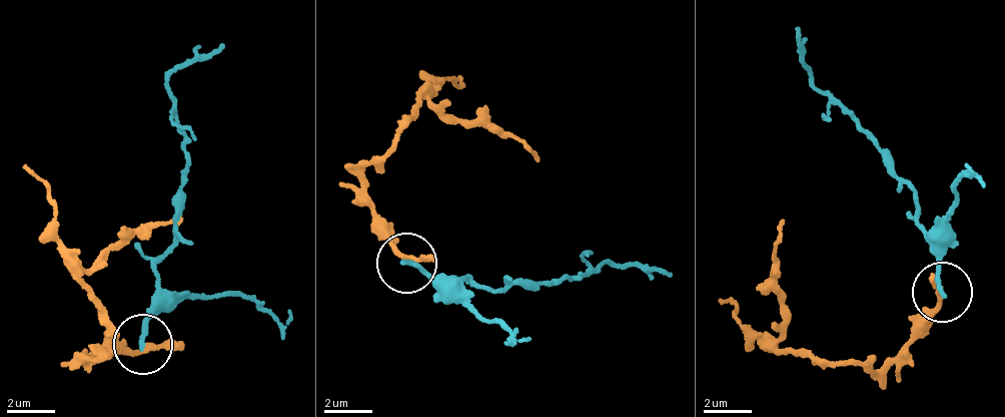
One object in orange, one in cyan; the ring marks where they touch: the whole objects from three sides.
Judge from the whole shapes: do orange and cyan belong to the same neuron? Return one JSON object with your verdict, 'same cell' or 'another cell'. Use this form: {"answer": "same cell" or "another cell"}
{"answer": "another cell"}

